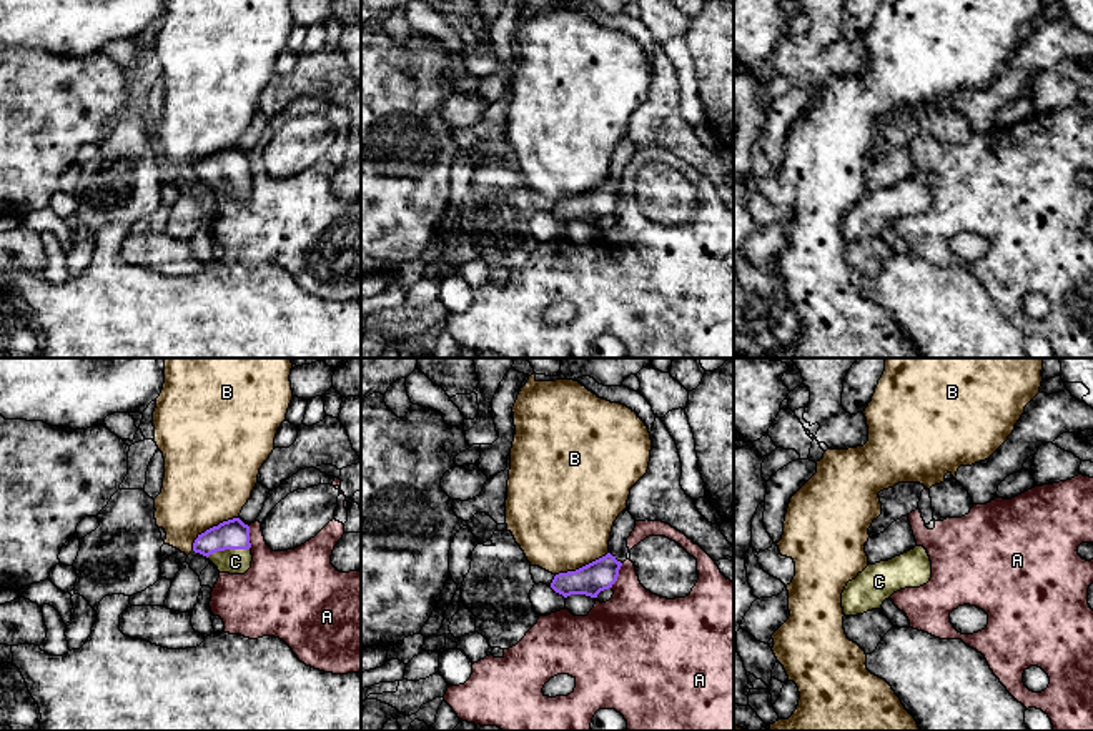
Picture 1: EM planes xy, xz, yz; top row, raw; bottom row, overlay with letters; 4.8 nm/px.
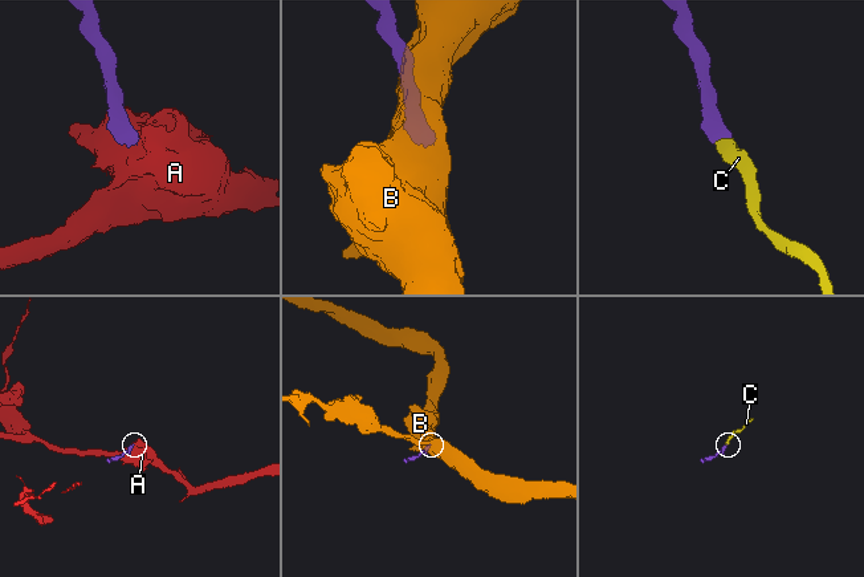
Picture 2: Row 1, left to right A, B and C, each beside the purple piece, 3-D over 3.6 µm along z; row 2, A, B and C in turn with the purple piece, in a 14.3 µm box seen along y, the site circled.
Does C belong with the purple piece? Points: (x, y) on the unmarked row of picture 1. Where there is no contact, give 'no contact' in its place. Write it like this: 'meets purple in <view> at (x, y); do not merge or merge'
meets purple in xy at (227, 175); merge

